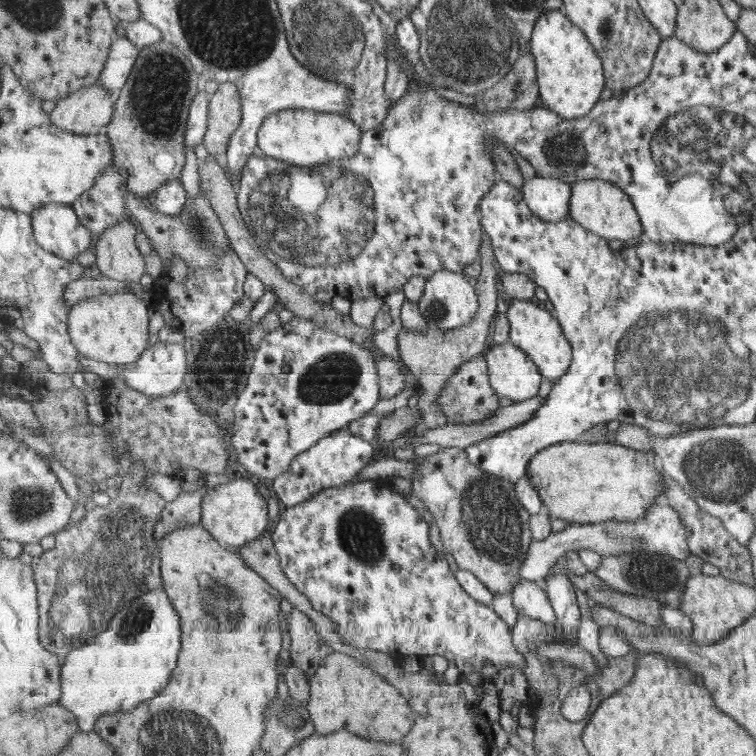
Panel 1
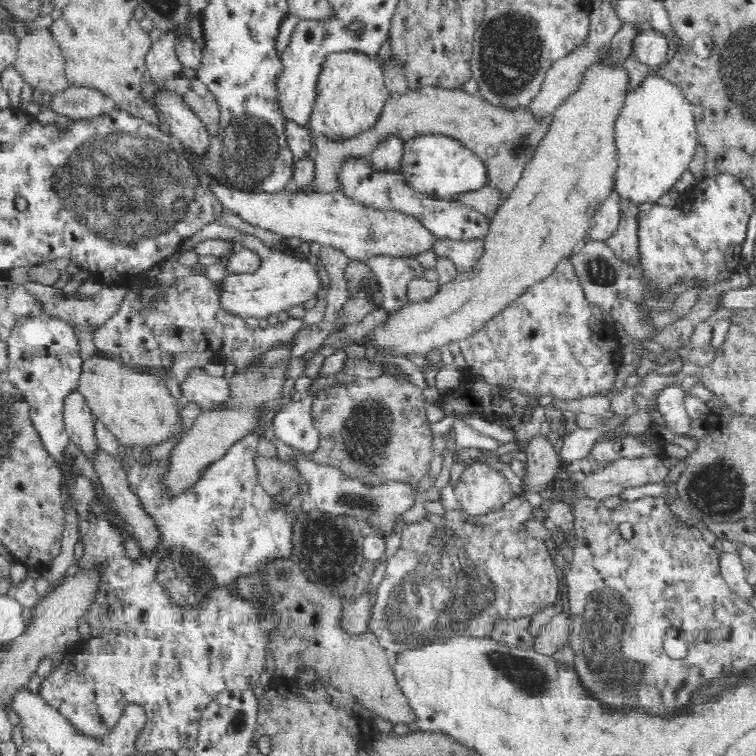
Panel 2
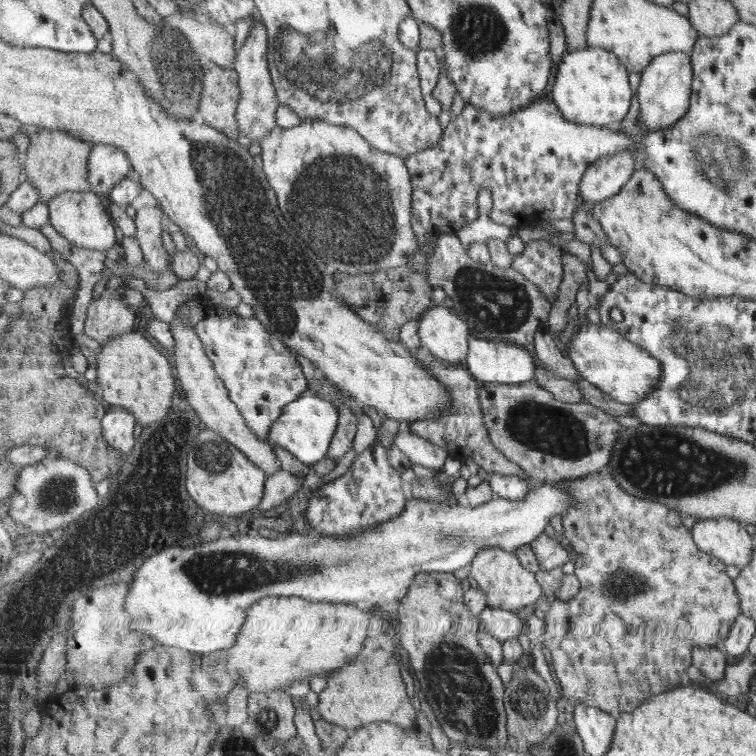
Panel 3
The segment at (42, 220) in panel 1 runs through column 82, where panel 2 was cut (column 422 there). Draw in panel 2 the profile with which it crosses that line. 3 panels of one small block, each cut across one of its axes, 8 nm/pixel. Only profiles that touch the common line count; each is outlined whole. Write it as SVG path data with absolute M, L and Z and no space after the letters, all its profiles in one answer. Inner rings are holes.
M214 183L213 193L217 196L218 201L222 202L225 209L254 226L260 226L261 229L274 232L286 240L299 237L303 242L318 243L322 246L330 246L337 250L342 250L351 260L358 259L359 261L367 262L368 258L380 255L418 257L418 254L422 254L426 250L434 250L438 240L416 215L407 214L402 210L377 210L370 206L363 206L361 202L357 202L341 190L332 193L300 194L288 190L275 194L244 193Z

